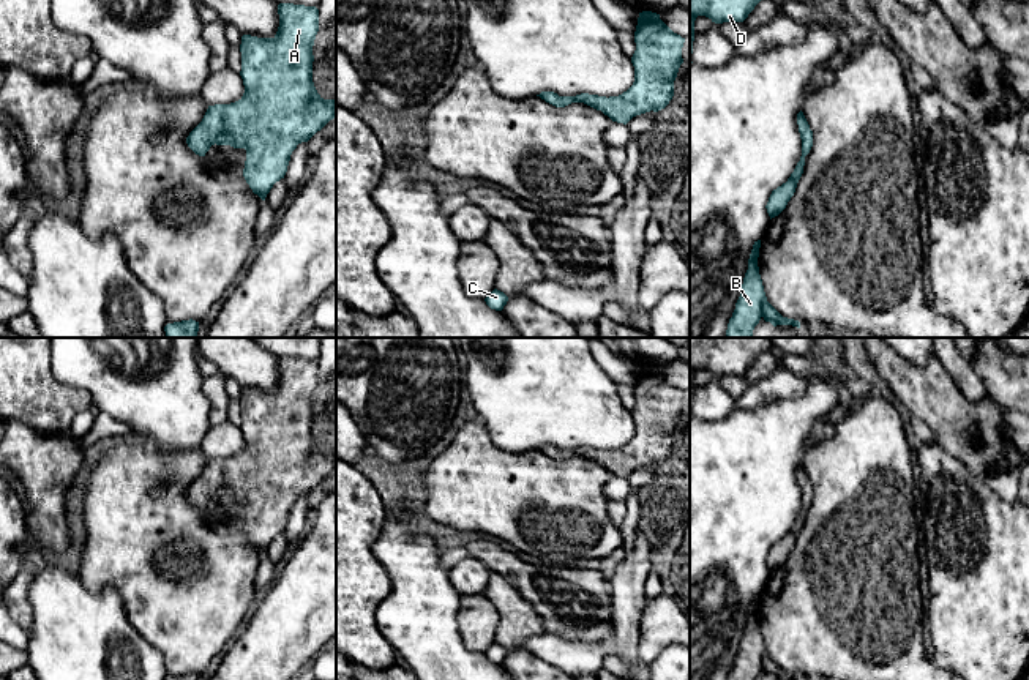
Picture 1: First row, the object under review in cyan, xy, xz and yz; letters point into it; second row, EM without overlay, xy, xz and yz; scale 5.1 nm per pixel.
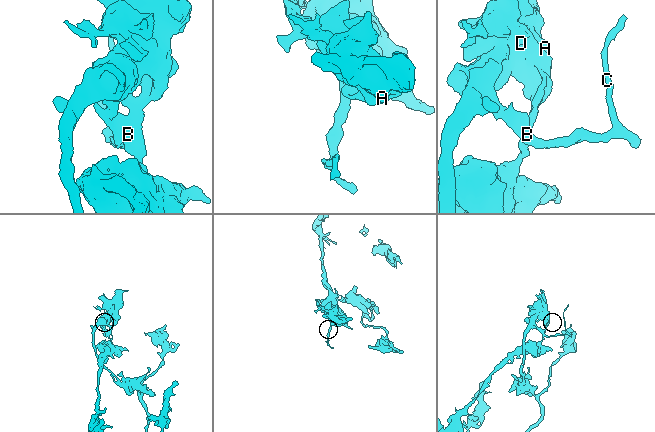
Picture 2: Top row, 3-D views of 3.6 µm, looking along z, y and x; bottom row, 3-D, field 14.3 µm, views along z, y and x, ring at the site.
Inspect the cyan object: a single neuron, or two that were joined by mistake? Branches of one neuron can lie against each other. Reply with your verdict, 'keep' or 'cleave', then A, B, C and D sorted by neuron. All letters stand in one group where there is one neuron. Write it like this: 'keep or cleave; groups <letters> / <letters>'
cleave; groups A C D / B

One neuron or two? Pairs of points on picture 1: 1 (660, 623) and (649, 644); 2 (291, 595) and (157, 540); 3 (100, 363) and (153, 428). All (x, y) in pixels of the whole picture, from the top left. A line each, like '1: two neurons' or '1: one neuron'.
1: one neuron
2: one neuron
3: one neuron

